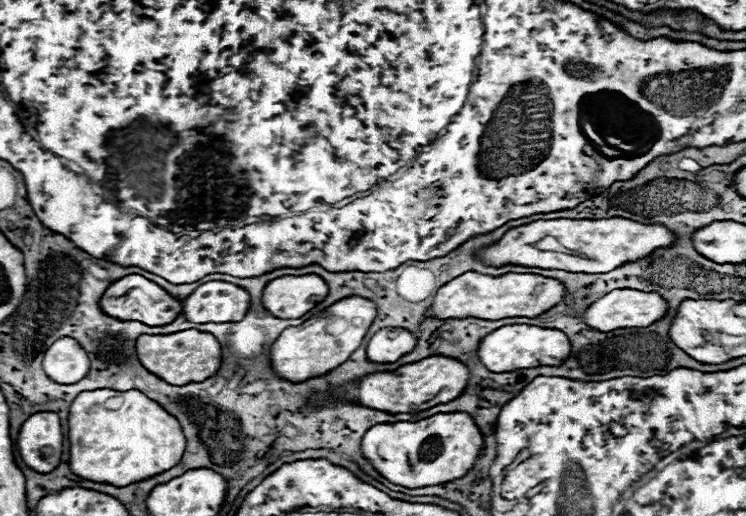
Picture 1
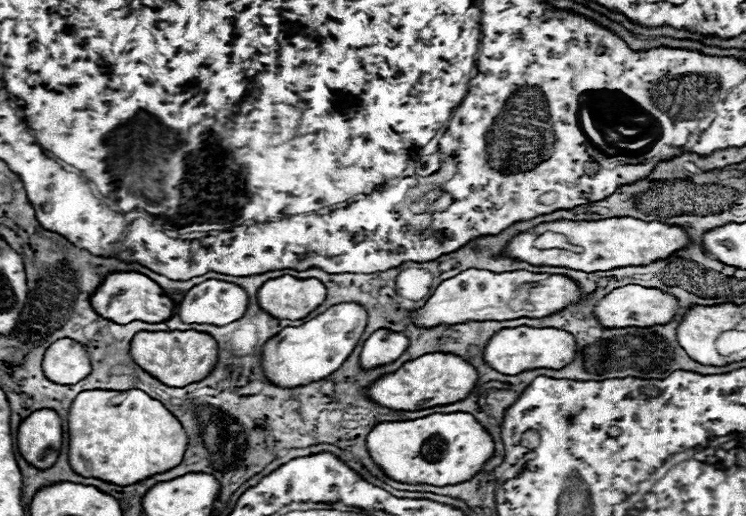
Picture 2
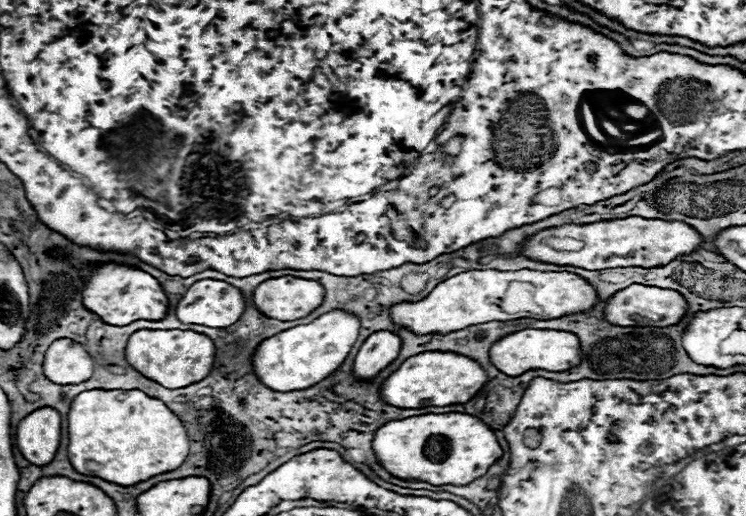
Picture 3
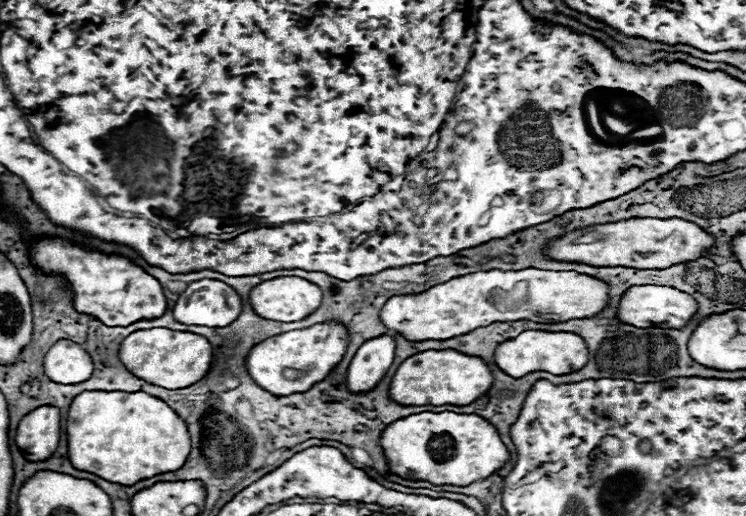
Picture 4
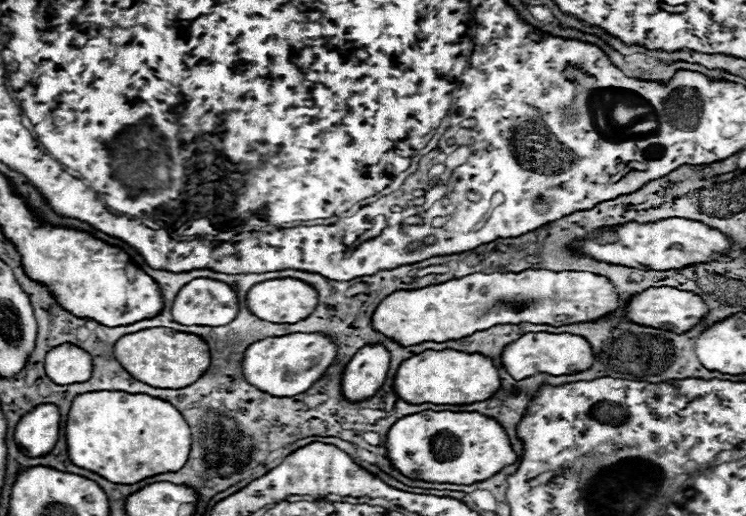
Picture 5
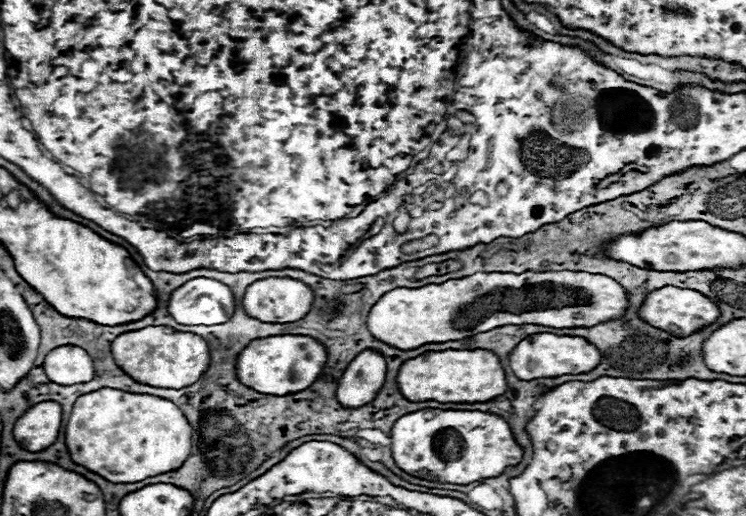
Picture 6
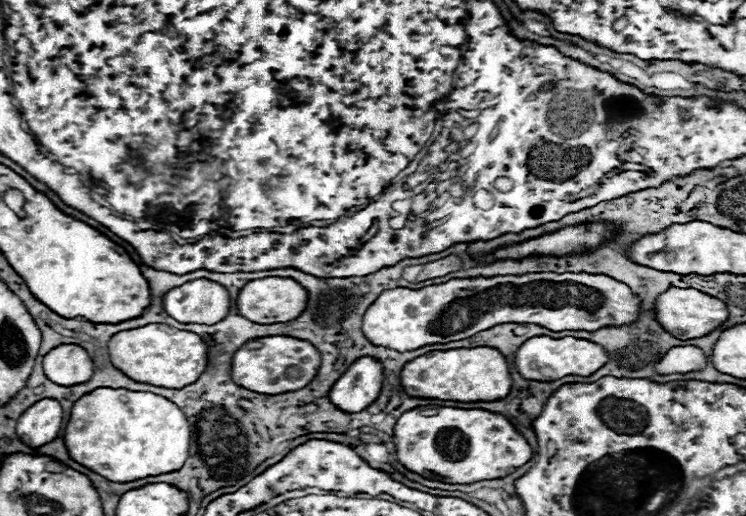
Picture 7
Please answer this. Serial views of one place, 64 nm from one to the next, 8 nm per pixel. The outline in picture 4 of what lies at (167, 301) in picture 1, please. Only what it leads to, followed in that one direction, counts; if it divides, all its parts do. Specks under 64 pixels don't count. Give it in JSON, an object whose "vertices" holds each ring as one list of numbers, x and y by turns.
{"vertices":[[46,238,32,246,34,264,44,272,64,274,74,290,74,308,78,312,98,318,106,326,128,326,138,320,160,318,166,312,166,296,160,282,146,274,140,266,134,266,128,258,106,256,90,252,78,244,62,238]]}

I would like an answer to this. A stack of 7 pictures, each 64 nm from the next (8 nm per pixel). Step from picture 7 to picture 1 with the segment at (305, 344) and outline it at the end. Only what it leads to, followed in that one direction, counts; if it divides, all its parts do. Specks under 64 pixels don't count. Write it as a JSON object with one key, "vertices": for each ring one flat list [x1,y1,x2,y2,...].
{"vertices":[[348,296,328,306,326,310,318,312,300,326,286,328,270,350,270,360,274,370,278,372,278,376,290,382,302,382,308,380,310,376,322,376,334,370,336,366,346,362,348,356,362,344,376,314,378,308,372,300,360,296]]}

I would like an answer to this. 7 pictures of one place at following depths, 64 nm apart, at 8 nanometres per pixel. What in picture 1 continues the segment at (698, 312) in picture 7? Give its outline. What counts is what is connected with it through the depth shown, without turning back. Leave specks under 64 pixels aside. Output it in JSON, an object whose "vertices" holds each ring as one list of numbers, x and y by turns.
{"vertices":[[624,288,624,290,614,290,592,302,584,312,584,322,588,324,588,328,598,332,612,332,618,328,646,328,656,320,660,320,666,314,666,308,668,304,656,292,640,292]]}

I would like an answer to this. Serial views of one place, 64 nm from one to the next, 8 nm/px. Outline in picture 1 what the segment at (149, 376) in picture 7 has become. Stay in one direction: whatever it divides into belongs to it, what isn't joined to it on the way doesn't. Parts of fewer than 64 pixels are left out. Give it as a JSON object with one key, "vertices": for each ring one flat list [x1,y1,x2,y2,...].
{"vertices":[[194,328,174,334,156,334,156,336,142,334,136,342,136,352,138,352,138,360,142,360,142,366,148,372,154,372,158,378,174,386,204,382,210,376,214,376,222,364,222,346,216,340,216,336]]}

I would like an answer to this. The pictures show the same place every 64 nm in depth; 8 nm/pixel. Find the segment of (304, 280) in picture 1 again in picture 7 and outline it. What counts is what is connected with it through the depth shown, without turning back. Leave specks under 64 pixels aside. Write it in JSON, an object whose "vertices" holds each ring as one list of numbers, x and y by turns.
{"vertices":[[260,278,248,282,236,300,240,316,246,316,248,320,254,320,256,324,276,324,276,322,288,322,298,318,308,304,308,292,302,284,298,284,292,278]]}

